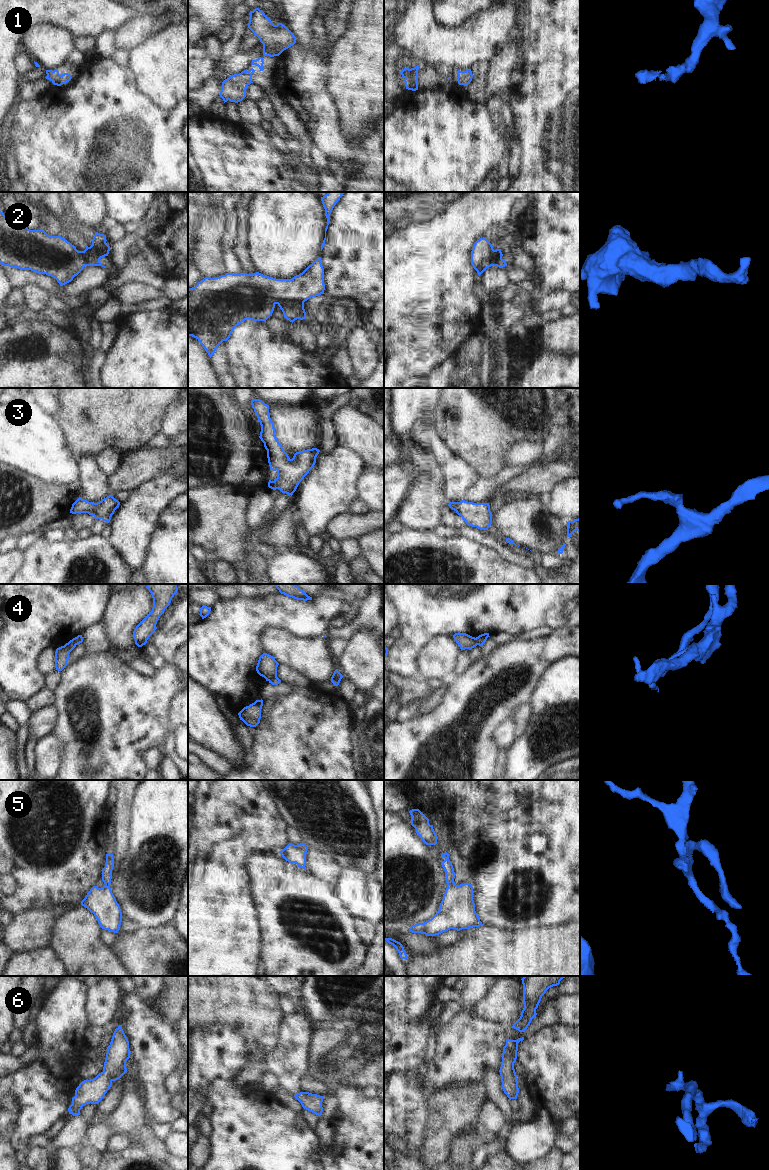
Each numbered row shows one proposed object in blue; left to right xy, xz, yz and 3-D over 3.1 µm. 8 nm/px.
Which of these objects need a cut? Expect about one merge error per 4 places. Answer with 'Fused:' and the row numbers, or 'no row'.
Fused: 4

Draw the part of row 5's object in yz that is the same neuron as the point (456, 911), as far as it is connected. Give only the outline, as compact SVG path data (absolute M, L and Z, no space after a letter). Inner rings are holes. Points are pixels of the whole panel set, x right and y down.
M441 854L445 858L441 862L445 871L447 888L440 903L438 912L424 923L412 925L409 932L436 936L450 929L460 931L483 926L475 911L473 887L470 883L456 885L455 872L449 854Z

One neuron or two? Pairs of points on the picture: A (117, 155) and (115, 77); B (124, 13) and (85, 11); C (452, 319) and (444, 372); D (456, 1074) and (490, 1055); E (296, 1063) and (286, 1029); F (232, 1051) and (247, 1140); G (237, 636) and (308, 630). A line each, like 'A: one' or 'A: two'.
A: one
B: one
C: two
D: one
E: one
F: one
G: one

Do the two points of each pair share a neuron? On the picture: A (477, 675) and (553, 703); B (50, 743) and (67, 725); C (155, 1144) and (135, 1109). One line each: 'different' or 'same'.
A: different
B: different
C: same

